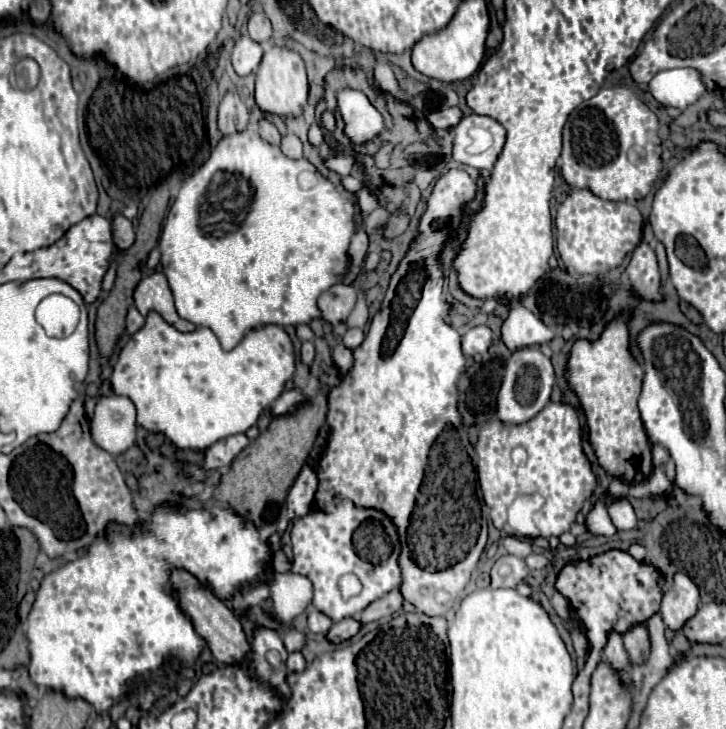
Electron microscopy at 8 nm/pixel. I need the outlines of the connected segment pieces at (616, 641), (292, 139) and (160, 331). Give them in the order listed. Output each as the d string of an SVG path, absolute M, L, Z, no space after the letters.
M610 630L608 634L608 642L604 646L604 656L606 660L610 662L612 668L620 670L620 676L624 682L630 680L630 674L628 674L628 654L626 654L626 648L622 644L622 634L618 634L616 630Z
M286 134L282 138L282 144L280 144L282 152L288 156L288 158L300 158L302 156L302 142L296 134Z
M150 312L144 326L130 336L118 354L118 362L110 376L114 394L128 396L138 410L138 426L148 432L160 432L176 450L208 450L214 442L232 434L244 434L252 428L260 414L282 394L284 384L296 370L294 346L290 336L280 326L264 326L264 340L242 340L234 350L224 352L214 332L196 328L194 332L178 332Z

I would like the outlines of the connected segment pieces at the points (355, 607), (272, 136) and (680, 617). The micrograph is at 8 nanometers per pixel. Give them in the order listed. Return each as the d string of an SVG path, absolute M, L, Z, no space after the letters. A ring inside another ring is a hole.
M342 500L332 512L312 510L310 514L294 520L292 550L294 550L292 572L306 576L314 584L312 604L322 614L330 616L334 622L340 622L342 618L348 616L358 616L374 600L402 586L402 570L398 566L398 556L400 556L398 528L394 526L388 514L382 514L382 510L360 508L354 506L354 502L350 500ZM354 532L356 532L356 542L354 542ZM376 540L382 542L380 548L376 546ZM348 572L356 574L364 582L364 592L344 602L340 598L336 580Z
M264 118L264 126L260 126L260 136L266 142L270 142L270 144L280 144L280 132L278 132L278 128L270 120L266 120L266 118Z
M676 572L672 588L662 596L660 614L664 624L672 630L680 630L684 622L696 614L700 604L700 592L696 584L684 572Z

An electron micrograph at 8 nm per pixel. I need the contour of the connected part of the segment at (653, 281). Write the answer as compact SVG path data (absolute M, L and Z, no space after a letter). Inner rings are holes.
M640 242L634 248L632 260L630 260L628 268L626 268L626 274L634 282L634 290L642 298L646 298L646 300L662 300L660 272L658 272L656 254L646 242Z

